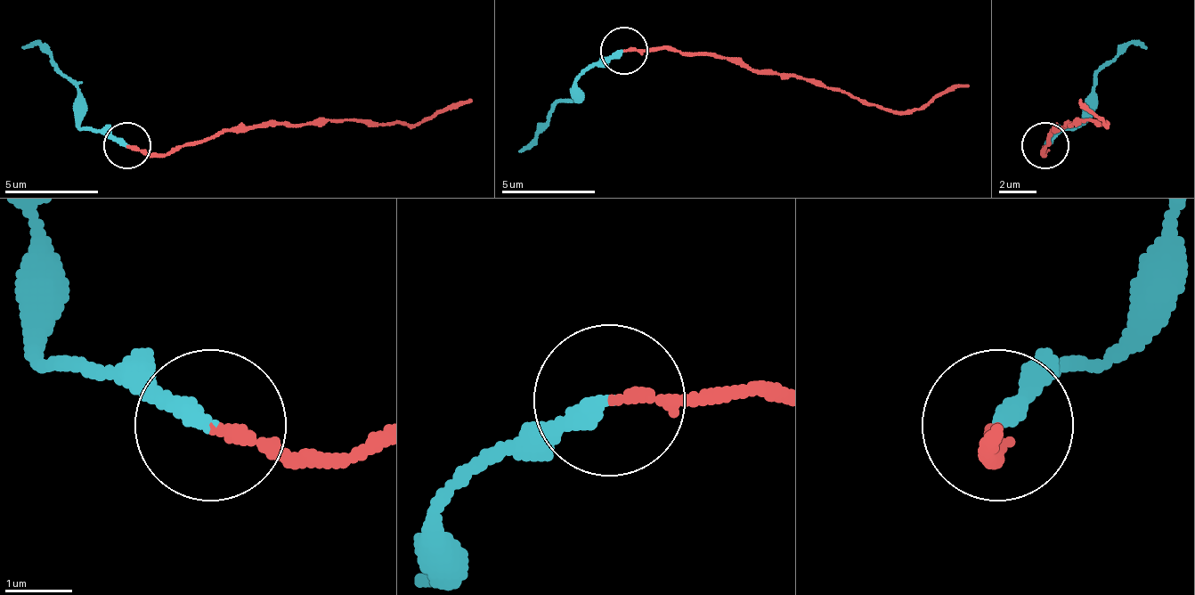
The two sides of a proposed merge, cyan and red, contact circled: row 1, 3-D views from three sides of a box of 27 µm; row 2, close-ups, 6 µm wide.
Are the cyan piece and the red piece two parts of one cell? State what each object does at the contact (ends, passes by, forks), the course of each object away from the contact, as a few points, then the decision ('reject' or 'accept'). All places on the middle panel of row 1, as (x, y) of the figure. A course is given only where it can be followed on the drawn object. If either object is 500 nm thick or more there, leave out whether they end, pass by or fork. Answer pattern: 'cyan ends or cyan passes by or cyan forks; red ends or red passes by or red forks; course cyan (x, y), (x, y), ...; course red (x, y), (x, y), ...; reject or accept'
cyan ends; red ends; course cyan (622, 49), (581, 77), (575, 96), (562, 101), (519, 152); course red (622, 49), (664, 49), (740, 59), (753, 68), (796, 73), (885, 110), (922, 110), (937, 96), (969, 86); accept

